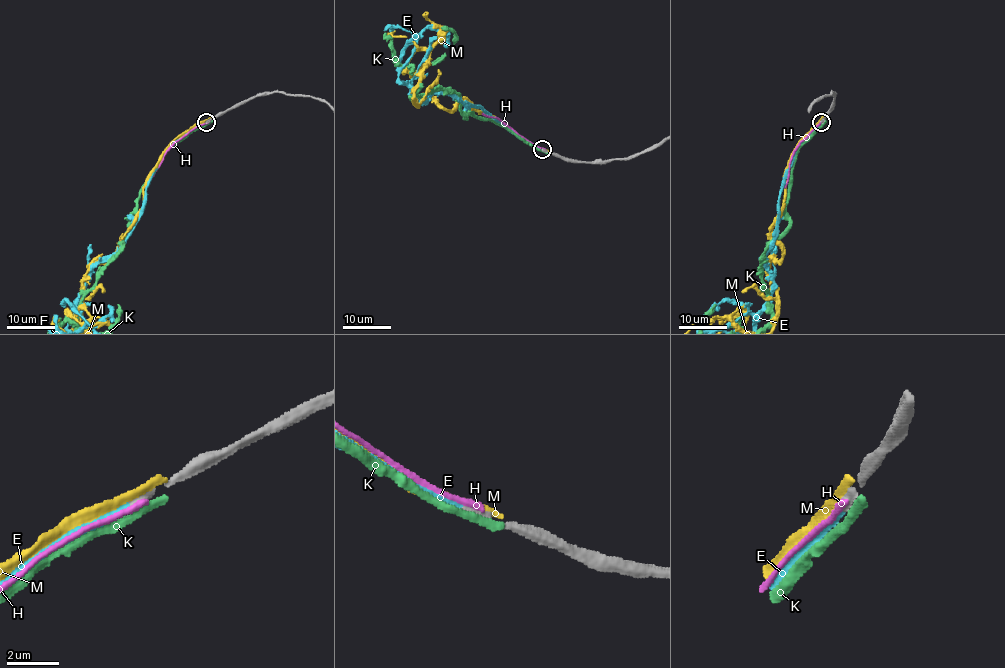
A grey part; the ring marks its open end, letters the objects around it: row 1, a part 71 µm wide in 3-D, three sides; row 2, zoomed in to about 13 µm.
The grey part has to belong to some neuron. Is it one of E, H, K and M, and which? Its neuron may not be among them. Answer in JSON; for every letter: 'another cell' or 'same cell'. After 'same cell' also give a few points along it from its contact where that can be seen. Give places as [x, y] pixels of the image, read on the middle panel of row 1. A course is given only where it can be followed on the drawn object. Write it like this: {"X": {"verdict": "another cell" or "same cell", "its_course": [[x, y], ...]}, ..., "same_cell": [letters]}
{"E": {"verdict": "same cell"}, "H": {"verdict": "another cell"}, "K": {"verdict": "another cell"}, "M": {"verdict": "another cell"}, "same_cell": ["E"]}

